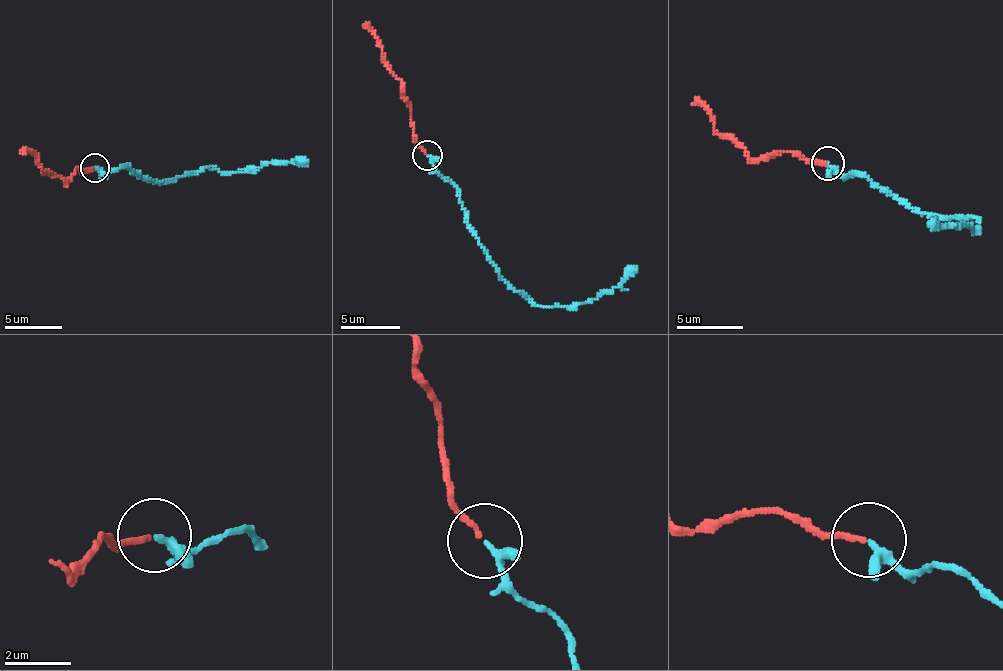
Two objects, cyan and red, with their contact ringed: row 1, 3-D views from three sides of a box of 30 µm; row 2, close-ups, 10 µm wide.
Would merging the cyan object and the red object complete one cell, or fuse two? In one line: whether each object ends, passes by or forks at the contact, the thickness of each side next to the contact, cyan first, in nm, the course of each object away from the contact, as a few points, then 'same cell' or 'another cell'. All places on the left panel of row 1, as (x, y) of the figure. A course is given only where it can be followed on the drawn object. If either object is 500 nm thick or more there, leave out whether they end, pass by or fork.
cyan passes by; red ends; calibres 180 and 150 nm; course cyan (95, 167), (105, 173), (127, 167), (160, 181), (191, 175), (207, 168), (253, 172), (267, 165), (307, 161); course red (92, 167), (76, 168), (67, 183), (52, 171), (45, 171), (38, 158), (20, 150); same cell

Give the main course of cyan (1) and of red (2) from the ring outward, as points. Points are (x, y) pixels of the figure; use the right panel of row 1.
1: (828, 162), (840, 174), (862, 176), (925, 213), (980, 222), (976, 234), (972, 228), (928, 224)
2: (825, 162), (790, 151), (751, 159), (736, 139), (720, 134), (714, 117), (695, 100)

